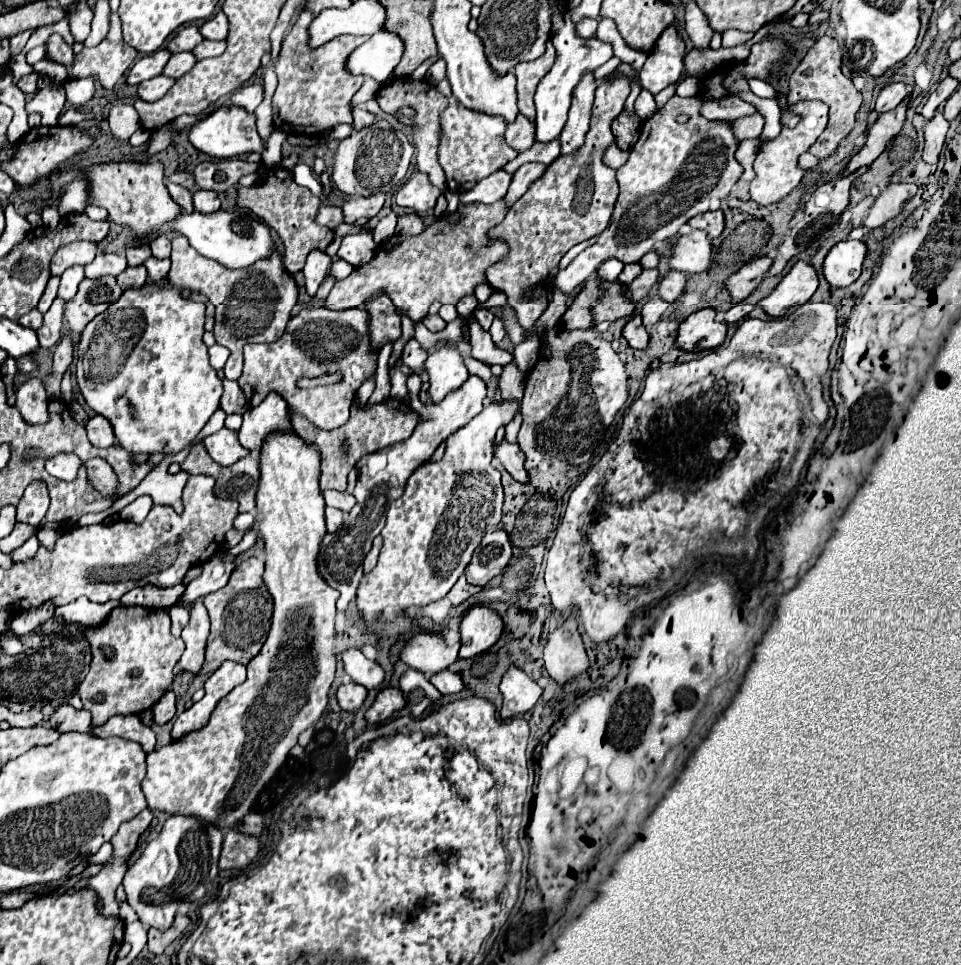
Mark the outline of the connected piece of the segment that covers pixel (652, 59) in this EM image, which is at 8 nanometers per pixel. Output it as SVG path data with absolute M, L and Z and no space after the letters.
M669 26L649 52L649 58L639 72L641 86L651 94L659 94L665 86L677 82L683 74L683 56L685 40L675 26Z

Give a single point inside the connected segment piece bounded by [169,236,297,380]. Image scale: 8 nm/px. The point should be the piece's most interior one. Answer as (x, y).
(253, 305)

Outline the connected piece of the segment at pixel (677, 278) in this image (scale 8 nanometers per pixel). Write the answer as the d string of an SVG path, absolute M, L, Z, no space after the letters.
M671 270L671 272L661 280L659 296L661 296L665 302L671 302L671 304L673 304L679 296L685 294L685 286L687 286L687 274Z

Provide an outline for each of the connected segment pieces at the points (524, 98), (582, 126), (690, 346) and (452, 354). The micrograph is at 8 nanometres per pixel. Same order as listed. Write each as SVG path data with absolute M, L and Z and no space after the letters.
M547 40L547 50L541 58L531 62L517 64L517 88L519 88L519 110L523 116L527 116L531 122L535 122L535 102L533 94L539 84L539 80L551 70L555 60L555 48L551 40Z
M593 74L583 76L581 84L575 86L571 108L569 108L569 120L559 134L561 138L561 156L575 154L583 146L583 138L589 128L589 118L591 118L591 104L593 104L593 94L595 94L595 78Z
M705 308L691 314L681 326L677 346L683 350L705 350L717 348L727 338L727 324L715 320L717 310Z
M439 348L429 354L425 366L429 372L429 396L431 402L441 402L449 392L459 388L467 380L469 372L463 358L455 348Z

